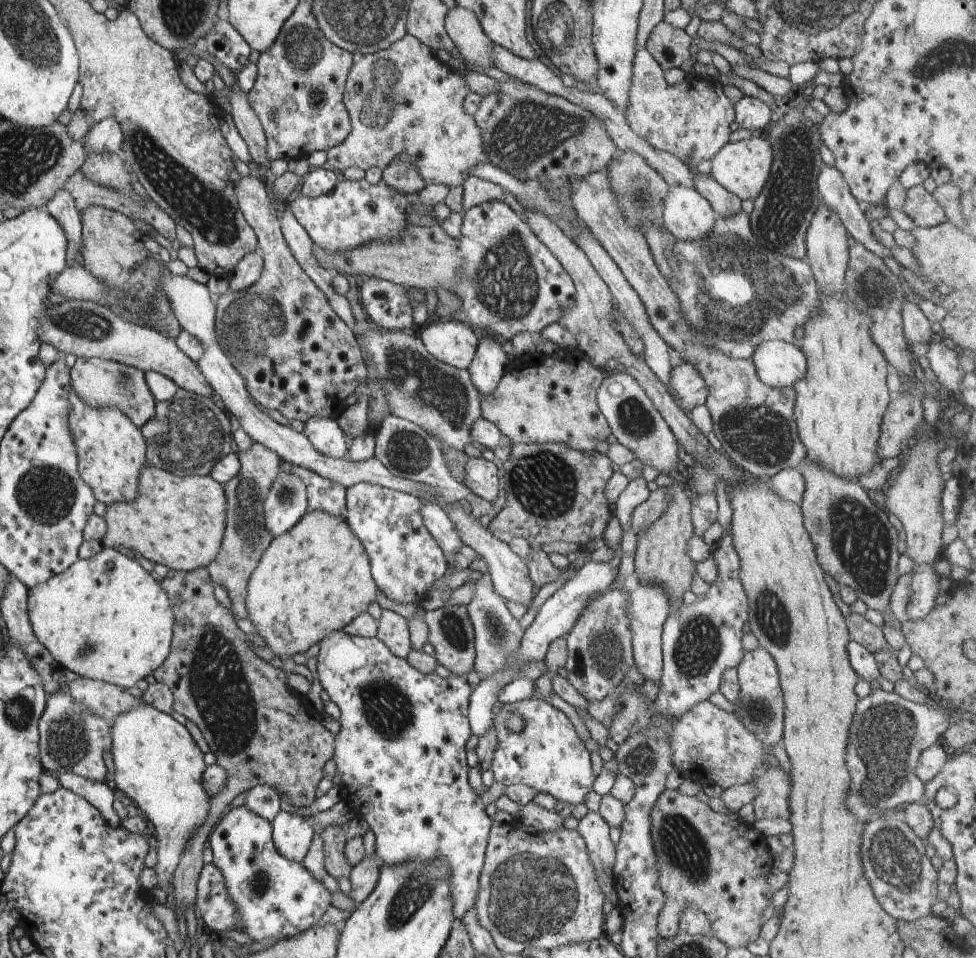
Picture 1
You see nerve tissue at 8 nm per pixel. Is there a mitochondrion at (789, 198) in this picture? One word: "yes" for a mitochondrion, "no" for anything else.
yes

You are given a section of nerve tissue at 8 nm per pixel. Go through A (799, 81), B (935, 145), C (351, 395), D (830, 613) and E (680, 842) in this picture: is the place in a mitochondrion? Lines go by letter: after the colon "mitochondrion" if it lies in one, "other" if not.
A: other
B: other
C: other
D: other
E: mitochondrion

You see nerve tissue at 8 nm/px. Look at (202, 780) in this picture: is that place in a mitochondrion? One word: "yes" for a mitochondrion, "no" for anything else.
no

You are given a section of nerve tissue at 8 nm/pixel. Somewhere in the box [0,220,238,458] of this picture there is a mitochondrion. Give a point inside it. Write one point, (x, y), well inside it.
(90, 326)

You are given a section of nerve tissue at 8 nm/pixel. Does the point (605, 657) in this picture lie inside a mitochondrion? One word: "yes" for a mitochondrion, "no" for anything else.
yes

